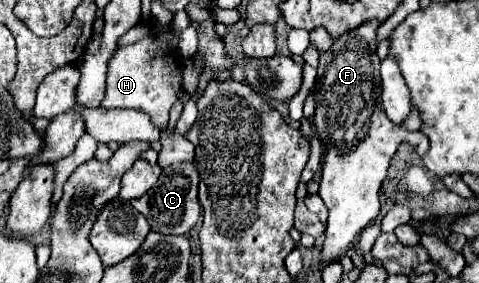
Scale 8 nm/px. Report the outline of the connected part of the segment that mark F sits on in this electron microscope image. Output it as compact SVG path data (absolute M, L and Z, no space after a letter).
M370 20L356 30L346 32L330 50L320 54L318 76L312 90L316 100L316 112L312 124L324 146L320 198L330 210L326 222L326 240L320 252L324 266L340 262L358 234L378 218L380 202L378 192L386 178L388 162L400 142L414 144L422 156L428 148L428 140L422 132L408 132L394 126L386 116L380 100L380 60L376 56L376 30L380 22Z

